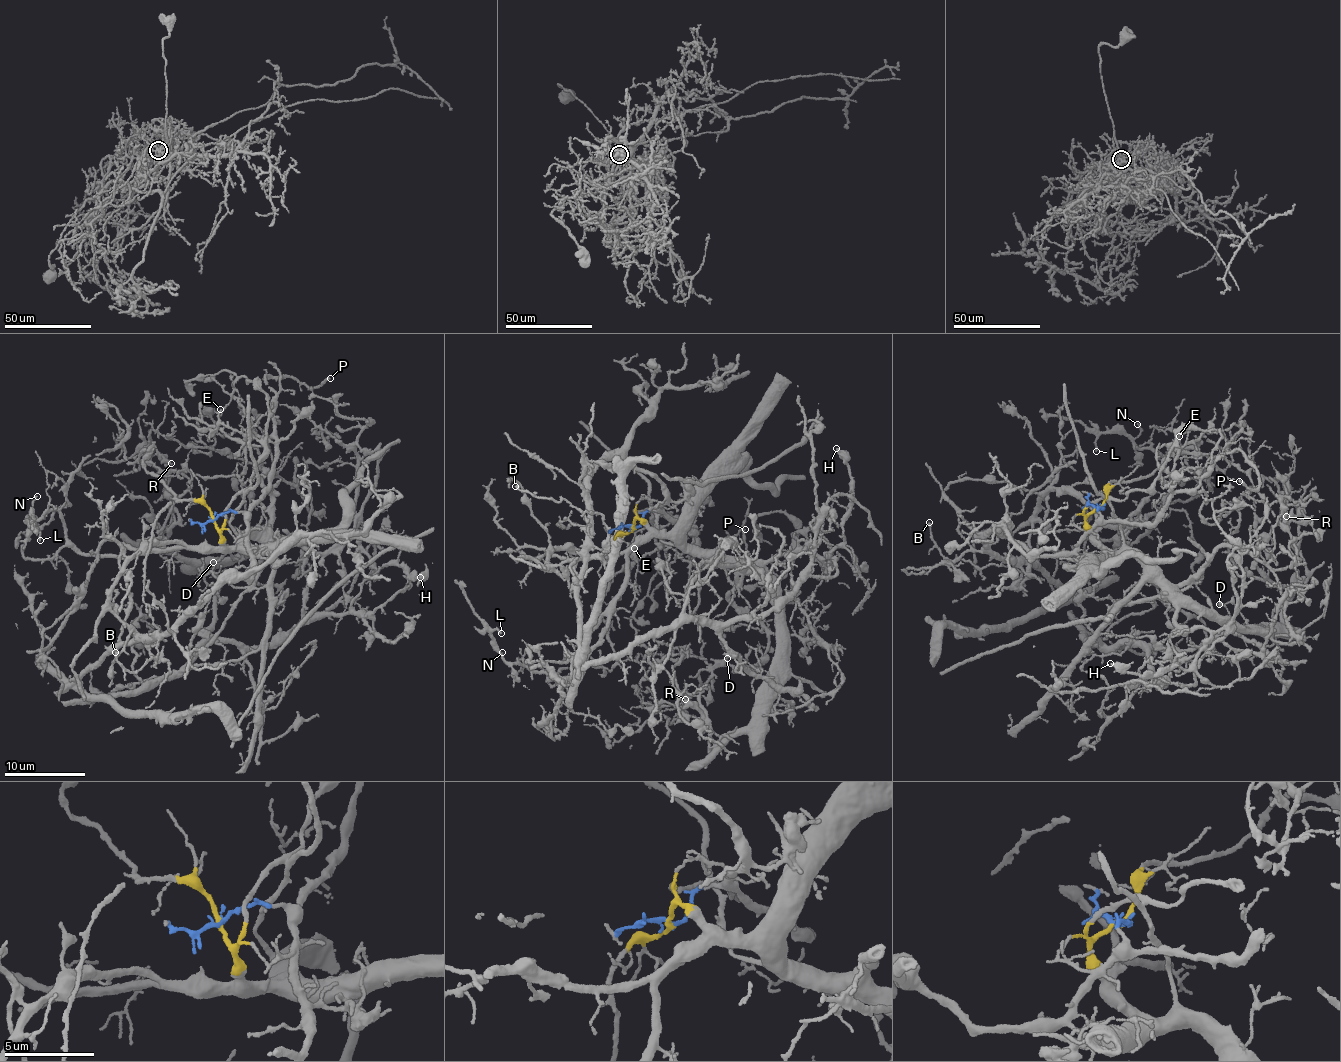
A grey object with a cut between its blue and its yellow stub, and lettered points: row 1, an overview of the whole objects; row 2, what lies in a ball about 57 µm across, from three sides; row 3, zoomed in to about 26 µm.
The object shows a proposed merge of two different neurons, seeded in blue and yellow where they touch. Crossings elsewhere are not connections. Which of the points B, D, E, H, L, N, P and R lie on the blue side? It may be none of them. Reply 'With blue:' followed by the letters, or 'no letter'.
With blue: B, P

